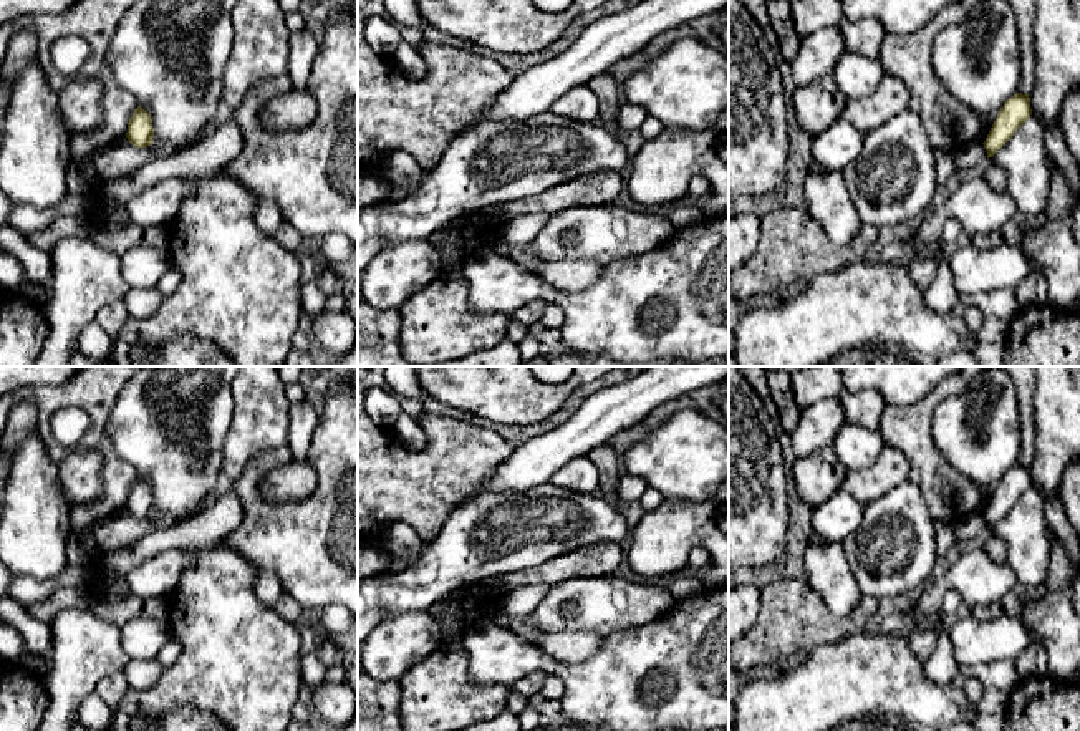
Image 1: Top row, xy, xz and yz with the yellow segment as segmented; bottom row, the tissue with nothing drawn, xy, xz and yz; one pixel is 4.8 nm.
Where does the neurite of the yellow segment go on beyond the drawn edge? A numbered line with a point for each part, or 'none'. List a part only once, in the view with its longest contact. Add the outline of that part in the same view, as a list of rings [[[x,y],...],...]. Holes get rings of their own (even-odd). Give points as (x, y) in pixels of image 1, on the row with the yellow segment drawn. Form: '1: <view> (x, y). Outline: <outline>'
none

